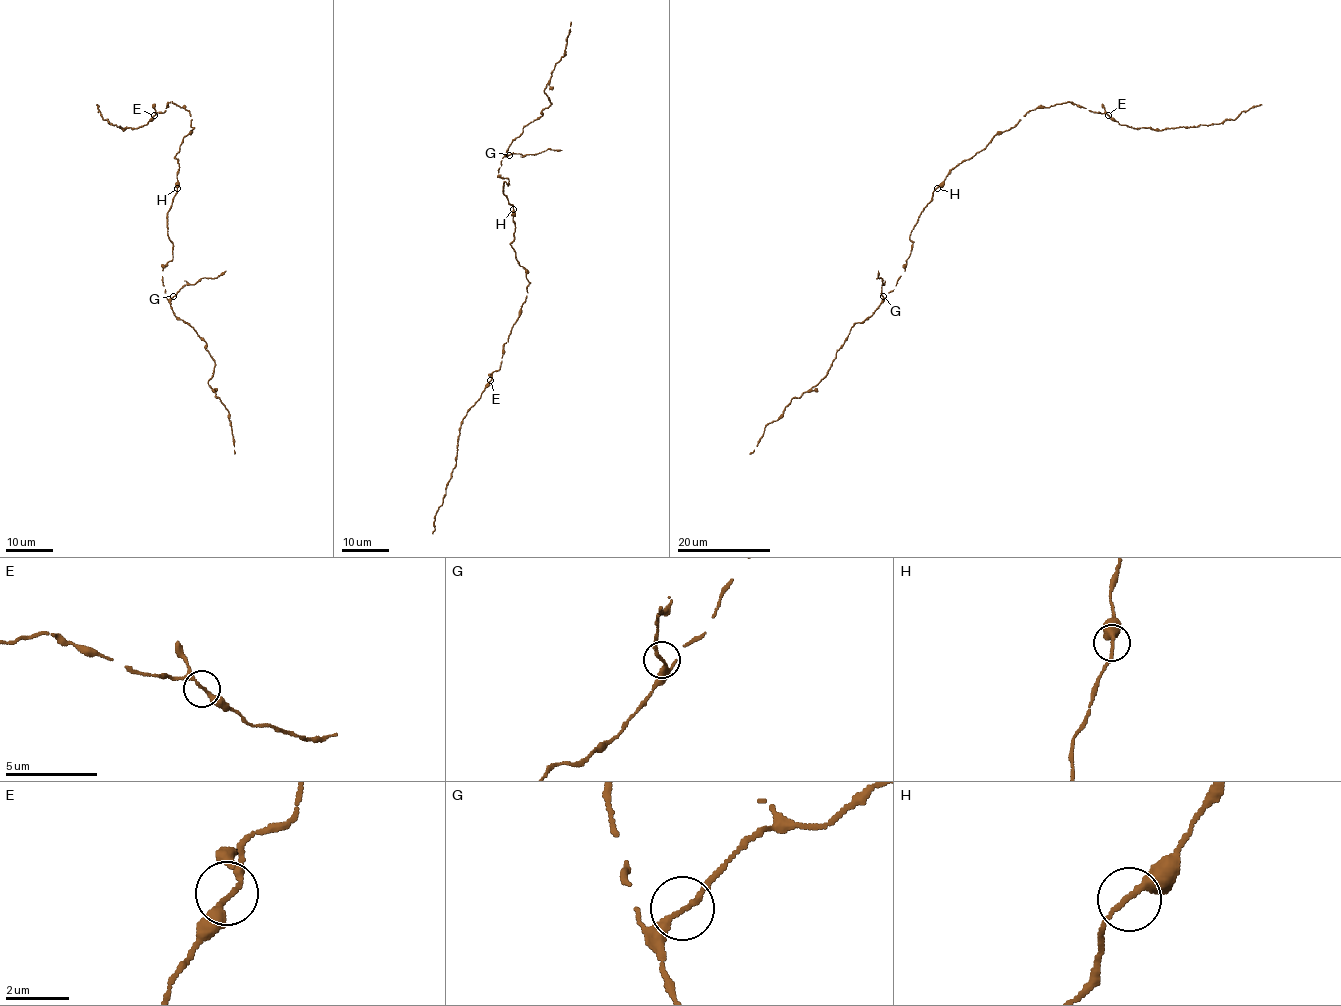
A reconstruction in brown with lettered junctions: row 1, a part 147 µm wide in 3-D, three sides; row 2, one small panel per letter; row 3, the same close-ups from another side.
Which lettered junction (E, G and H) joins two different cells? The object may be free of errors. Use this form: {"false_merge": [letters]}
{"false_merge": []}

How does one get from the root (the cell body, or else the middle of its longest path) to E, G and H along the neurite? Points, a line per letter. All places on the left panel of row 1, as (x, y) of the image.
E: (178, 174), (179, 165), (175, 156), (182, 140), (192, 130), (191, 114), (170, 101), (164, 112), (154, 115)
G: (178, 174), (177, 193), (168, 212), (172, 259), (163, 268), (162, 275), (166, 298), (173, 296)
H: (178, 174), (177, 188)

